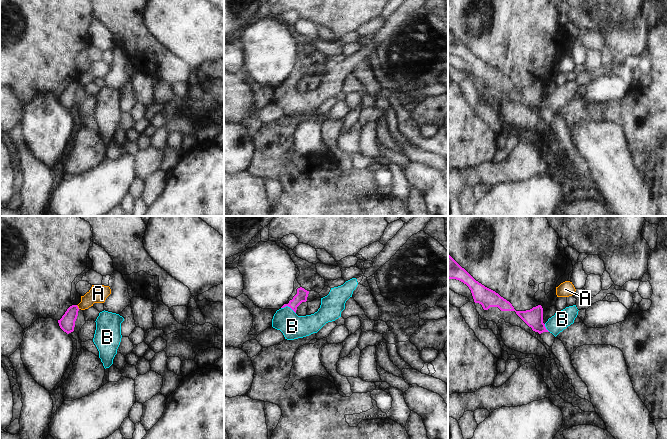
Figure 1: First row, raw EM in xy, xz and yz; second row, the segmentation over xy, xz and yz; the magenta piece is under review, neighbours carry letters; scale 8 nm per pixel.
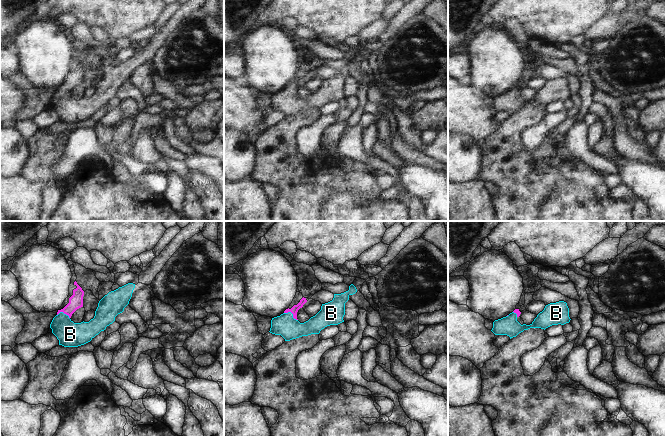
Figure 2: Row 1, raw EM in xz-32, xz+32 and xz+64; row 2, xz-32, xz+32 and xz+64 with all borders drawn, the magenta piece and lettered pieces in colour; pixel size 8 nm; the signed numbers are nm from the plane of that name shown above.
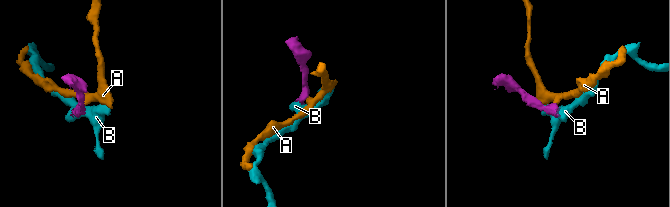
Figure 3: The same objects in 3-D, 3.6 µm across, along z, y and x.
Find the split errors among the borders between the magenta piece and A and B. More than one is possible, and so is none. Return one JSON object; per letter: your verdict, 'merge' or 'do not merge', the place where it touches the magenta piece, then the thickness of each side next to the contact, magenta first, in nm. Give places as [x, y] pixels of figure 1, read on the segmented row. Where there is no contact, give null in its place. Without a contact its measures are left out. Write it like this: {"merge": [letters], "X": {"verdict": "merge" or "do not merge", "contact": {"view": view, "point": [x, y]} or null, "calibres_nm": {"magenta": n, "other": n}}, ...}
{"merge": ["B"], "A": {"verdict": "do not merge", "contact": {"view": "xy", "point": [77, 307]}, "calibres_nm": {"magenta": 130, "other": 140}}, "B": {"verdict": "merge", "contact": {"view": "xz", "point": [288, 306]}, "calibres_nm": {"magenta": 90, "other": 200}}}

